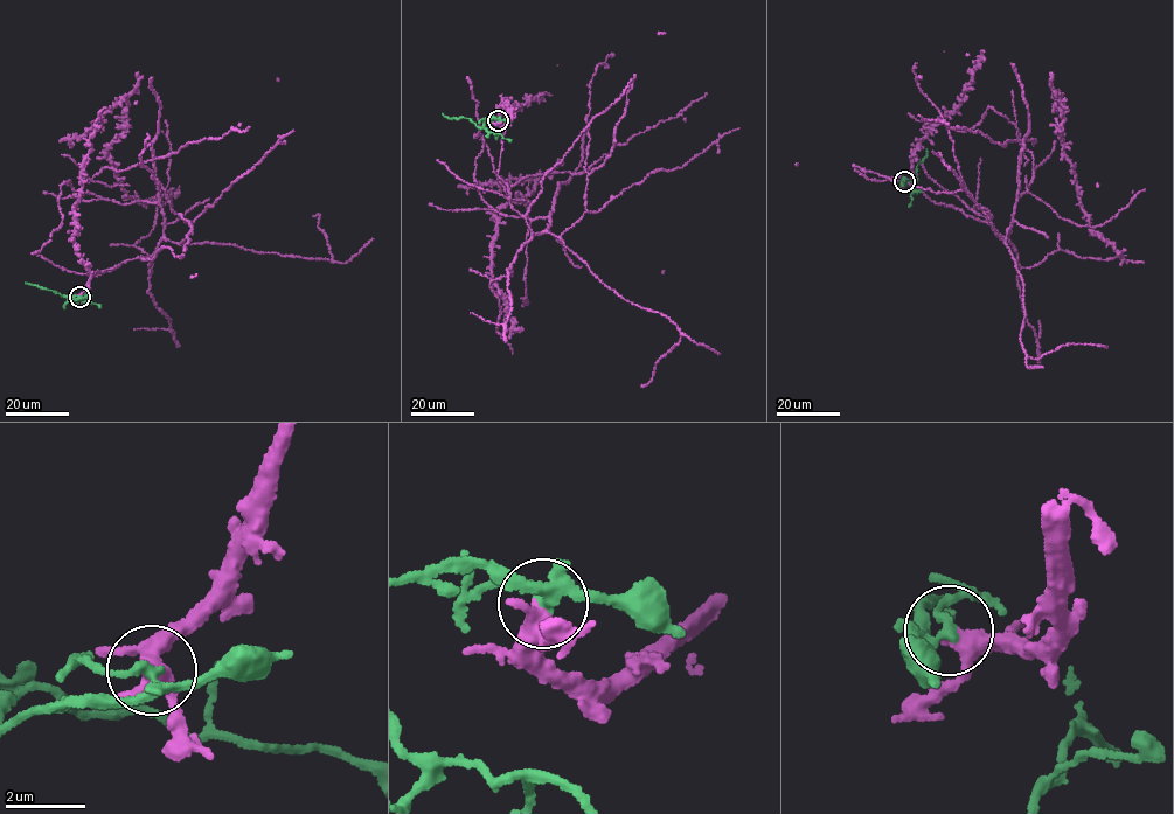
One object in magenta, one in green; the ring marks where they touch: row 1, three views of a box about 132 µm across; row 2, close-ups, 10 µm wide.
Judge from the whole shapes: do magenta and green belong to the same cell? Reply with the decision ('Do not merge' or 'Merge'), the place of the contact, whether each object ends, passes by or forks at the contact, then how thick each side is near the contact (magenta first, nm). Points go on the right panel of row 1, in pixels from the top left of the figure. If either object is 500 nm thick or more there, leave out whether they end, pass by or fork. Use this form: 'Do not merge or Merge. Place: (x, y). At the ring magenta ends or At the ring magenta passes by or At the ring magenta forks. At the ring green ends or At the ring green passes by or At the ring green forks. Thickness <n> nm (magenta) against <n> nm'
Do not merge. Place: (904, 181). At the ring magenta passes by. At the ring green forks. Thickness 360 nm (magenta) against 220 nm

